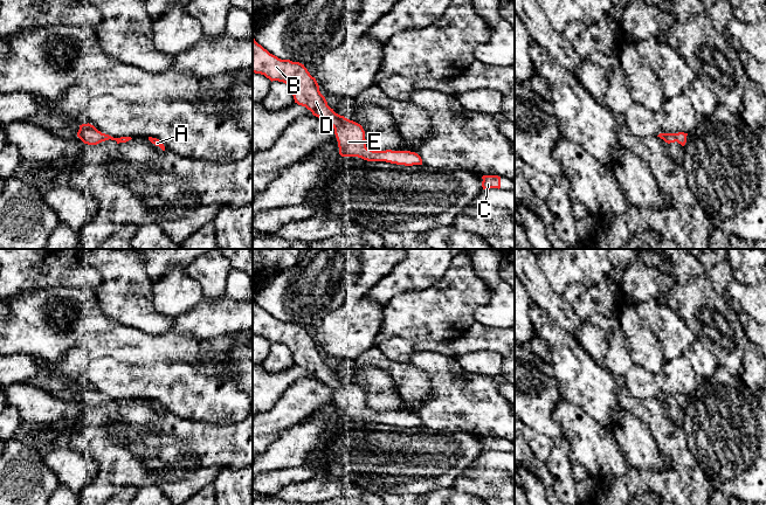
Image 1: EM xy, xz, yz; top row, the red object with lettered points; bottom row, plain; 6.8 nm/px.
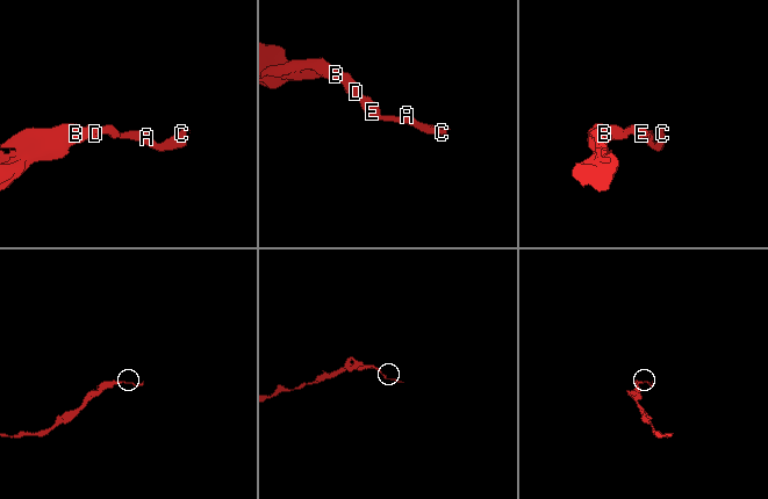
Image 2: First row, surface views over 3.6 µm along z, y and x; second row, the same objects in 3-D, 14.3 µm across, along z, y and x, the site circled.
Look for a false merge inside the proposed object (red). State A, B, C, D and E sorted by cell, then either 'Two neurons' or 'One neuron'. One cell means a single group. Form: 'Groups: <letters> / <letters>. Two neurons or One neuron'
Groups: A B C D E. One neuron

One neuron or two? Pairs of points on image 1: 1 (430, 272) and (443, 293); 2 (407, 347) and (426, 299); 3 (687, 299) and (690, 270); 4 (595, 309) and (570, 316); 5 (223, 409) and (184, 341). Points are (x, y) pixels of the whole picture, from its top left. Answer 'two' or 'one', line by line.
1: two
2: two
3: one
4: two
5: two

